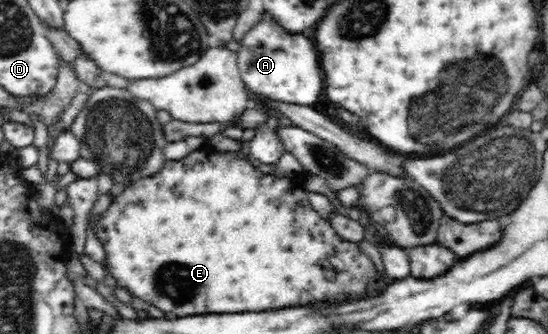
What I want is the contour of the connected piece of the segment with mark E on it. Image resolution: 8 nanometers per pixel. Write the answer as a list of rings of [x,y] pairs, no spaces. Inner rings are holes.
[[[194,151],[188,157],[166,162],[156,174],[131,183],[119,196],[111,201],[110,207],[98,215],[96,219],[96,237],[106,252],[106,270],[116,280],[117,285],[126,289],[132,296],[158,307],[164,313],[182,315],[202,315],[202,313],[230,313],[230,311],[266,311],[266,307],[282,307],[286,304],[310,304],[318,300],[354,297],[360,299],[368,290],[370,279],[375,276],[374,263],[360,253],[356,243],[344,241],[338,233],[324,221],[308,203],[308,195],[304,189],[296,189],[292,181],[284,181],[286,176],[274,173],[264,175],[256,167],[252,167],[246,159],[238,157],[238,153],[202,153]],[[278,199],[284,199],[278,207]]]

